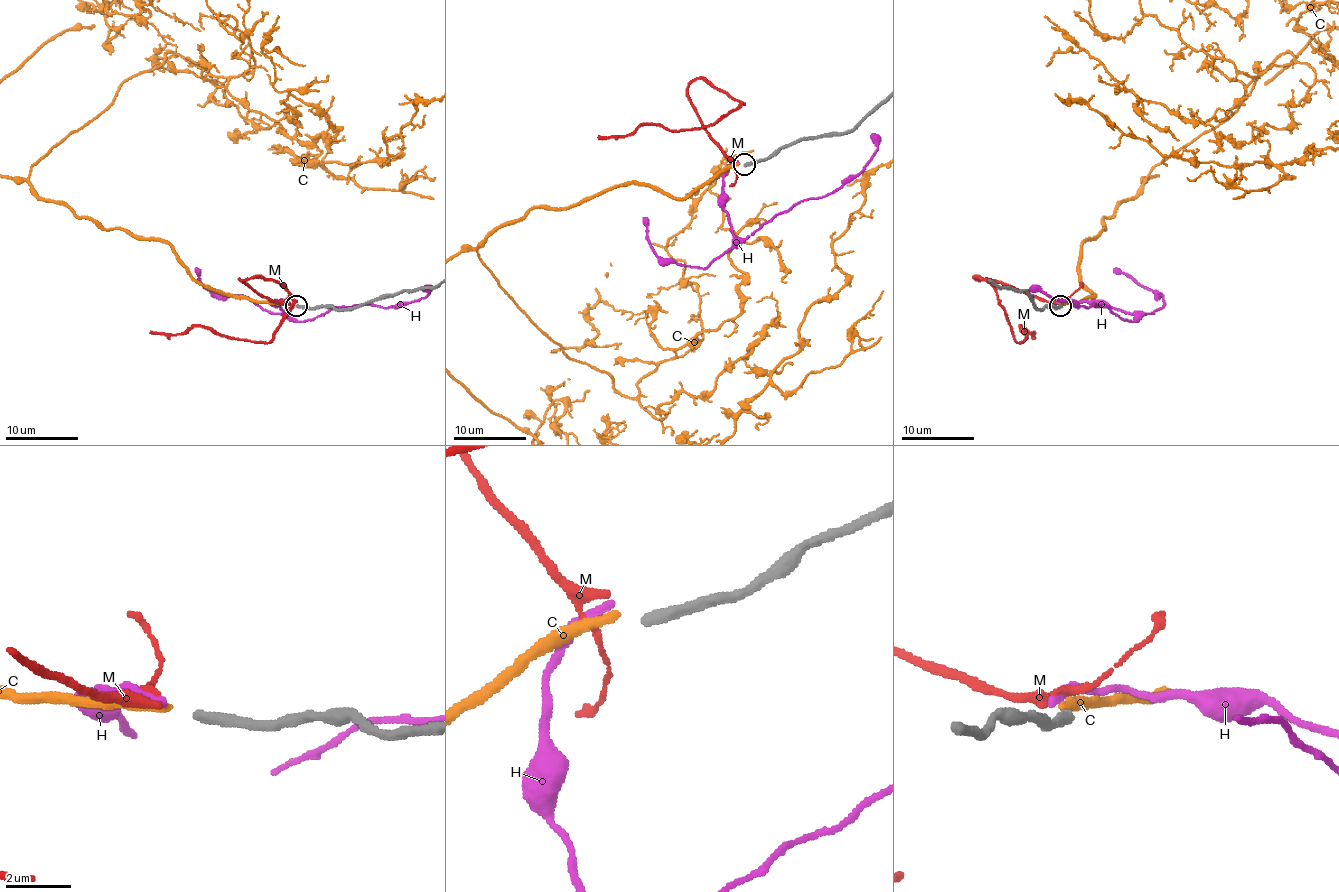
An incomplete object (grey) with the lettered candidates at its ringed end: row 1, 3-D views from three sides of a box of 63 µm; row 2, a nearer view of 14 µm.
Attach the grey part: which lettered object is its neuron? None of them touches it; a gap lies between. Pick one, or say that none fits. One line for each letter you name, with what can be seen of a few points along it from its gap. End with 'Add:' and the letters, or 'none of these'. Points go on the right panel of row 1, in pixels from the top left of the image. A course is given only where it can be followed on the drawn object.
Add: C

